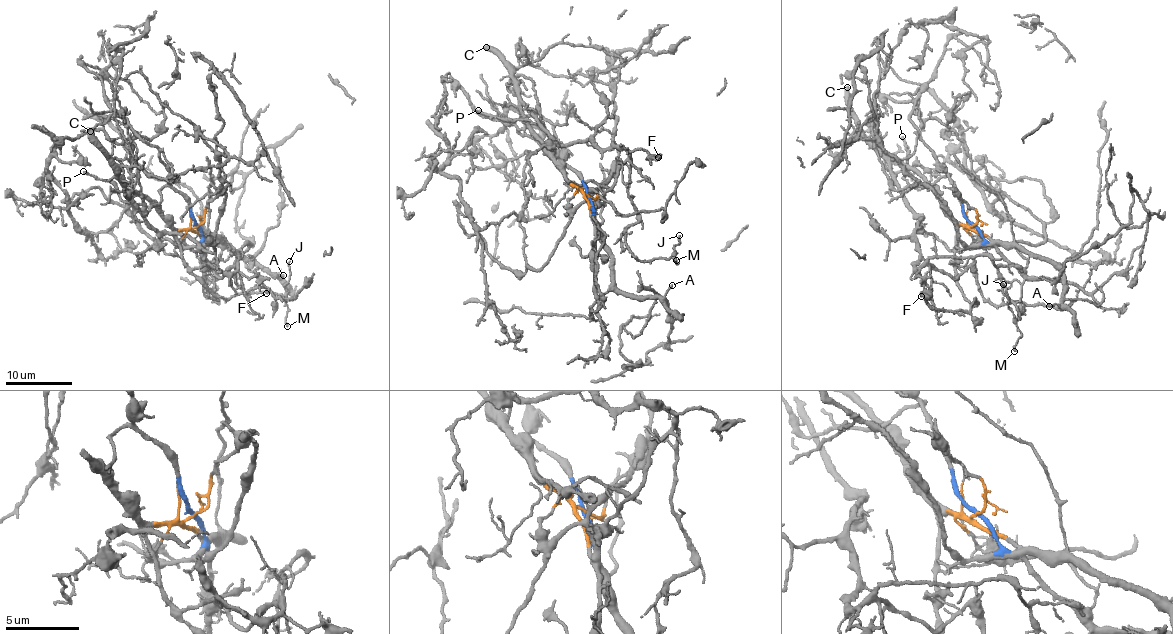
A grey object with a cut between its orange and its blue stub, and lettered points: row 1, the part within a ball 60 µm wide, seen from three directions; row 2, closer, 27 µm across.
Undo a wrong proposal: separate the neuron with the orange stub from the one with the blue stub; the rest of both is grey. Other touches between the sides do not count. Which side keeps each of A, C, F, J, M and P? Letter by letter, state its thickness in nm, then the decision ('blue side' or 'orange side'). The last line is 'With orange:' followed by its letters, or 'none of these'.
A: 150 nm thick; blue side
C: 500 nm thick; orange side
F: 150 nm thick; orange side
J: 100 nm thick; orange side
M: 150 nm thick; orange side
P: 190 nm thick; blue side
With orange: C, F, J, M

